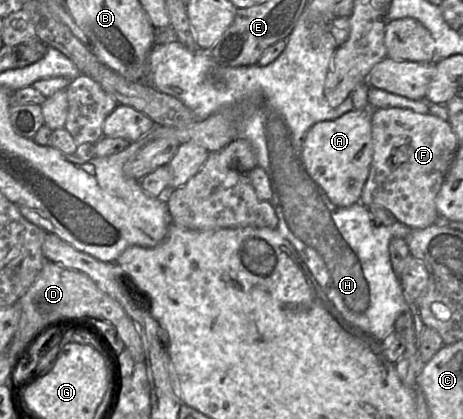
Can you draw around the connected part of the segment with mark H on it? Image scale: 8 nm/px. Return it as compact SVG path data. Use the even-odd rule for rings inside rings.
M324 21L313 24L311 41L300 40L293 43L287 39L284 51L267 66L222 66L214 61L210 50L198 47L195 51L190 51L176 39L153 46L149 56L148 85L180 100L194 112L198 120L205 120L219 109L238 102L256 103L257 109L243 120L237 138L247 139L251 143L257 155L258 166L266 171L270 179L272 198L269 202L278 217L277 230L296 248L341 316L383 341L394 330L397 318L408 304L392 266L389 243L393 238L405 239L412 229L399 222L391 226L377 224L361 202L349 207L334 205L311 177L303 159L304 138L314 124L337 119L354 109L352 96L336 108L332 108L324 96L324 84L336 48L328 23Z

